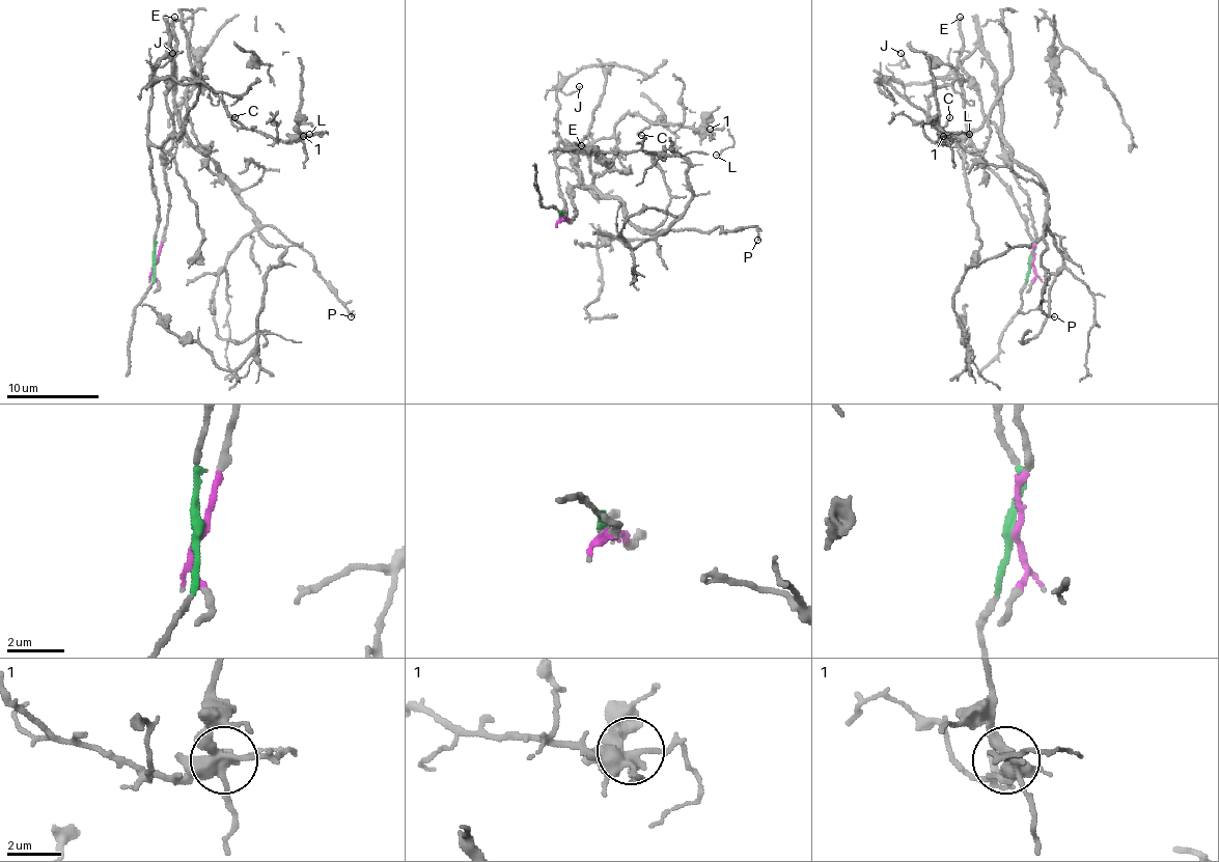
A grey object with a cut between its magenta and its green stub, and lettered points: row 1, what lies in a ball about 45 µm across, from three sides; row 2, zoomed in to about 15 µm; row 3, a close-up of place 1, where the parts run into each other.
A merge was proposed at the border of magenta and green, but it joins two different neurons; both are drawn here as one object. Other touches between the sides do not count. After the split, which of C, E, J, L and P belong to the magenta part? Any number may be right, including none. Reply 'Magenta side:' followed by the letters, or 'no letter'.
Magenta side: C, E, L

